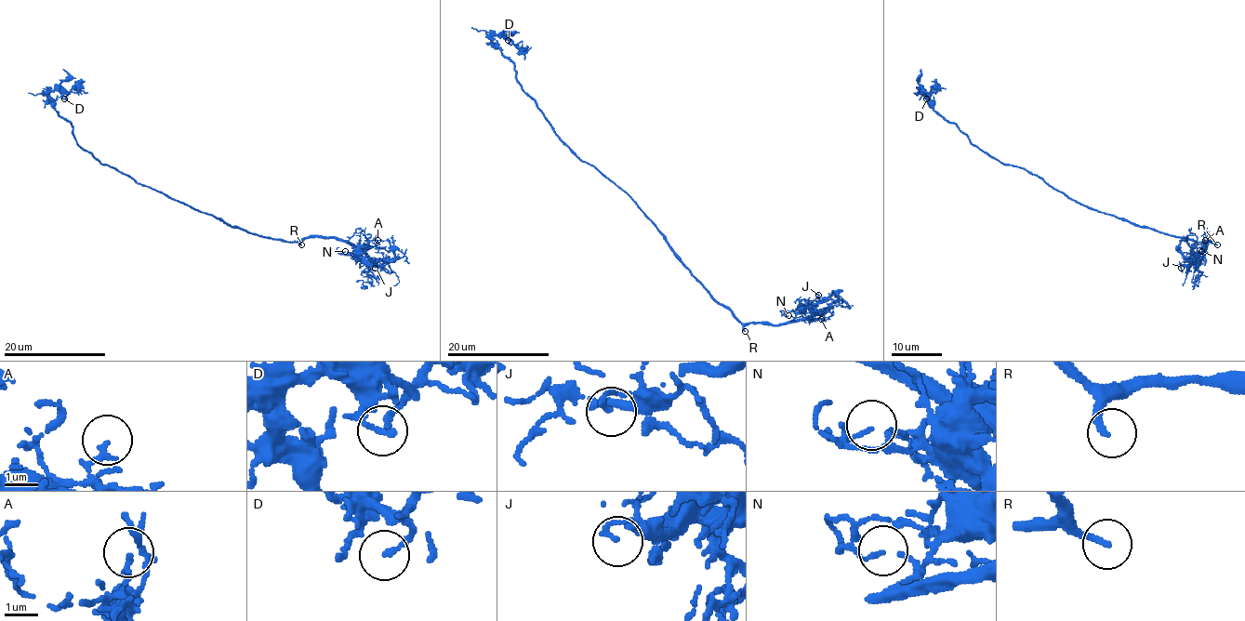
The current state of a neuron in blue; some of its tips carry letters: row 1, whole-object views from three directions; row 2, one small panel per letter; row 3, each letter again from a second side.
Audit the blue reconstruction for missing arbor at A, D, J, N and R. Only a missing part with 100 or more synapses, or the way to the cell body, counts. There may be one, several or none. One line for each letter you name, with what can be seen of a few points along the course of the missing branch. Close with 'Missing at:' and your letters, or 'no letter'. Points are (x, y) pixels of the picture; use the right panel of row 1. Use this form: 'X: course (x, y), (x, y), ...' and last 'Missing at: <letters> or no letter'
Missing at: R

